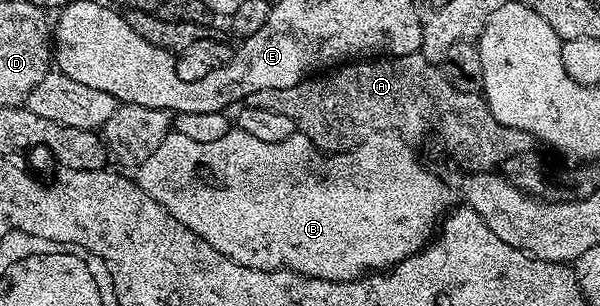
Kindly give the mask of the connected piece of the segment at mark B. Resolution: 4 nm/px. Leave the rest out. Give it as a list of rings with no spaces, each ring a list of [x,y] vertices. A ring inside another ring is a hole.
[[[232,128],[232,129],[231,129],[231,130],[230,130],[230,131],[229,131],[229,132],[228,132],[228,134],[227,134],[227,135],[225,135],[225,136],[222,136],[222,138],[221,138],[221,140],[216,140],[216,141],[210,141],[210,142],[209,142],[209,143],[197,143],[197,141],[196,141],[196,140],[191,140],[191,139],[190,139],[190,138],[188,138],[188,137],[187,137],[187,136],[183,136],[183,135],[181,135],[181,134],[179,134],[179,133],[176,133],[176,132],[171,132],[171,133],[168,133],[168,135],[167,135],[167,138],[166,138],[166,139],[165,139],[165,140],[161,140],[161,144],[157,144],[157,148],[153,148],[153,152],[149,152],[149,156],[145,156],[145,160],[144,160],[144,161],[143,161],[143,162],[142,162],[142,163],[141,163],[141,165],[139,165],[139,166],[138,166],[138,167],[137,167],[137,174],[139,174],[139,175],[137,175],[137,181],[138,181],[138,183],[139,183],[139,187],[141,187],[141,189],[143,189],[143,190],[144,190],[144,191],[145,191],[145,193],[146,193],[146,194],[148,194],[148,195],[149,195],[149,196],[153,196],[153,200],[157,200],[157,204],[161,204],[161,208],[165,208],[165,212],[169,212],[169,216],[173,216],[173,217],[174,217],[174,218],[176,218],[176,219],[177,219],[177,220],[181,220],[181,224],[185,224],[185,228],[189,228],[189,229],[190,229],[190,230],[192,230],[192,231],[193,231],[193,232],[197,232],[197,236],[201,236],[201,240],[205,240],[205,241],[206,241],[206,242],[208,242],[208,243],[209,243],[209,244],[213,244],[213,248],[217,248],[217,252],[221,252],[221,253],[222,253],[222,254],[224,254],[224,255],[225,255],[225,256],[229,256],[229,260],[233,260],[233,261],[234,261],[234,262],[236,262],[236,263],[237,263],[237,264],[241,264],[241,265],[242,265],[242,266],[244,266],[244,267],[245,267],[245,268],[253,268],[253,269],[254,269],[254,270],[292,270],[292,271],[293,271],[293,272],[297,272],[297,273],[298,273],[298,274],[304,274],[304,275],[305,275],[305,276],[309,276],[309,277],[310,277],[310,278],[320,278],[320,279],[321,279],[321,280],[333,280],[333,281],[334,281],[334,282],[351,282],[351,281],[353,281],[353,280],[354,280],[354,279],[355,279],[355,278],[361,278],[361,277],[364,277],[364,276],[366,276],[366,275],[368,275],[368,274],[370,274],[370,273],[372,273],[372,272],[386,272],[386,271],[388,271],[388,270],[390,270],[390,269],[391,269],[391,267],[392,267],[392,266],[396,266],[396,264],[398,264],[398,263],[399,263],[399,262],[400,262],[400,261],[401,261],[401,260],[405,260],[405,259],[406,259],[406,258],[408,258],[408,257],[409,257],[409,256],[413,256],[413,255],[414,255],[414,254],[416,254],[416,253],[417,253],[417,251],[418,251],[418,250],[422,250],[422,249],[423,249],[423,247],[424,247],[424,246],[426,246],[426,245],[427,245],[427,243],[428,243],[428,242],[430,242],[430,241],[432,241],[432,238],[433,238],[433,235],[434,235],[434,234],[435,234],[435,233],[436,233],[436,230],[437,230],[437,223],[438,223],[438,222],[439,222],[439,221],[440,221],[440,219],[442,219],[442,218],[443,218],[443,217],[444,217],[444,215],[446,215],[446,214],[447,214],[447,213],[448,213],[448,210],[449,210],[449,205],[448,205],[448,206],[447,206],[447,201],[449,201],[449,200],[450,200],[450,198],[451,198],[451,194],[450,194],[450,192],[449,192],[449,191],[447,191],[447,186],[446,186],[446,184],[445,184],[445,183],[443,183],[443,182],[442,182],[442,180],[441,180],[441,179],[439,179],[439,178],[438,178],[438,176],[437,176],[437,175],[435,175],[435,174],[430,174],[430,172],[429,172],[429,171],[427,171],[427,170],[426,170],[426,168],[425,168],[425,167],[423,167],[423,166],[419,166],[419,162],[418,162],[418,160],[417,160],[417,159],[415,159],[415,158],[414,158],[414,156],[413,156],[413,155],[411,155],[411,154],[410,154],[410,152],[409,152],[409,151],[407,151],[407,148],[406,148],[406,146],[408,146],[408,145],[407,145],[407,144],[406,144],[406,143],[405,143],[405,142],[404,142],[404,141],[403,141],[403,140],[402,140],[402,139],[401,139],[401,138],[400,138],[400,137],[399,137],[399,135],[397,135],[397,134],[389,134],[389,133],[385,133],[385,134],[375,134],[375,135],[374,135],[374,136],[372,136],[372,138],[367,138],[367,139],[366,139],[366,140],[365,140],[365,141],[363,141],[363,142],[361,142],[361,143],[358,143],[358,145],[356,145],[356,146],[355,146],[355,147],[354,147],[354,148],[352,148],[352,149],[350,149],[350,150],[348,150],[348,151],[347,151],[347,153],[346,153],[346,154],[332,154],[332,155],[330,155],[330,156],[324,156],[324,155],[323,155],[323,154],[322,154],[322,153],[320,153],[320,151],[318,151],[318,150],[316,150],[316,149],[315,149],[315,147],[314,147],[314,146],[312,146],[312,145],[311,145],[311,142],[310,142],[310,140],[309,140],[309,139],[308,139],[308,138],[307,138],[307,137],[306,137],[306,136],[305,136],[305,135],[303,135],[303,134],[301,134],[301,133],[298,133],[298,132],[296,132],[296,134],[295,134],[295,135],[294,135],[294,136],[292,136],[292,138],[290,138],[290,139],[289,139],[289,140],[281,140],[281,144],[265,144],[265,140],[257,140],[257,139],[256,139],[256,138],[255,138],[255,137],[253,137],[253,136],[249,136],[249,135],[248,135],[248,134],[246,134],[246,133],[245,133],[245,132],[241,132],[241,131],[240,131],[240,130],[238,130],[238,129],[237,129],[237,128]]]

